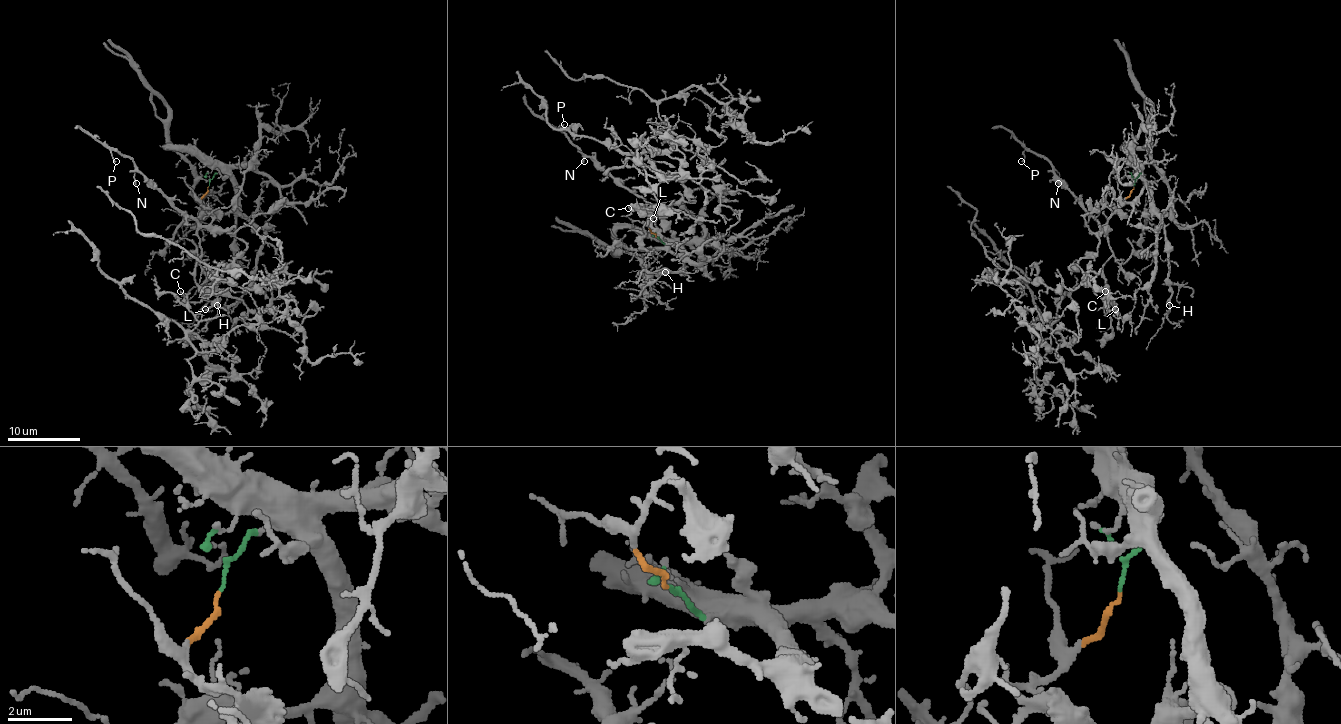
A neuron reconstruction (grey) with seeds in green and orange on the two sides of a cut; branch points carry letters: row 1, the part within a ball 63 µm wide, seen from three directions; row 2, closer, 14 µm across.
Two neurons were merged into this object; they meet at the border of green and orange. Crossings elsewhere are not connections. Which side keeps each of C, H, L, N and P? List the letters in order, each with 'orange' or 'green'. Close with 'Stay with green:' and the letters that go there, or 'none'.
C: orange
H: green
L: orange
N: orange
P: orange
Stay with green: H

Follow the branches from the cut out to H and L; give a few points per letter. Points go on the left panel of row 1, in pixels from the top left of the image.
H: (209, 186), (216, 173), (223, 173), (230, 180), (234, 193), (232, 262), (209, 293), (210, 302), (218, 306)
L: (209, 186), (201, 204), (212, 220), (198, 235), (201, 257), (194, 267), (198, 291), (210, 304), (205, 309)

